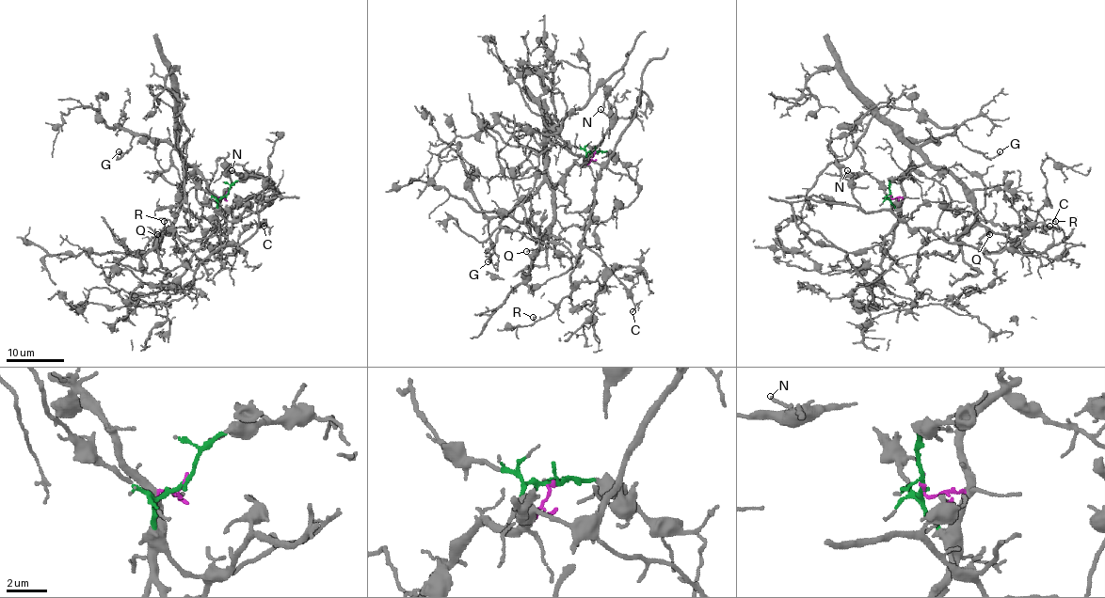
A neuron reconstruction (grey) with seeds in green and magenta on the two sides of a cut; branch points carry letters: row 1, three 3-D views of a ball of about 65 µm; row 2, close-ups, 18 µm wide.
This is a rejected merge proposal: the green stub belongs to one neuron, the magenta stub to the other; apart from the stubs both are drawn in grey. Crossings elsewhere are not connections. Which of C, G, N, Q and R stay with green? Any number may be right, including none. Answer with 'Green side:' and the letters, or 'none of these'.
Green side: C, N, R

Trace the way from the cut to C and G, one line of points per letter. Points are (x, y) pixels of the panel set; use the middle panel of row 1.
C: (595, 152), (586, 155), (600, 171), (590, 225), (582, 243), (613, 270), (632, 300), (632, 312)
G: (595, 152), (586, 164), (574, 164), (554, 185), (544, 182), (501, 220), (496, 243), (488, 251), (488, 261)

